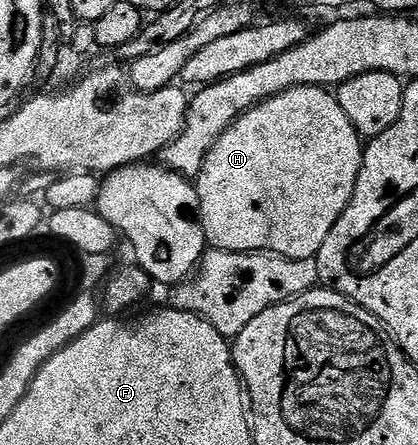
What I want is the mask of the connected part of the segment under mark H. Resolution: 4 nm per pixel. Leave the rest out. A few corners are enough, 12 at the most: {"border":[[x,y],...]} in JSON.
{"border":[[338,98],[243,112],[197,176],[217,251],[314,259],[365,143]]}

